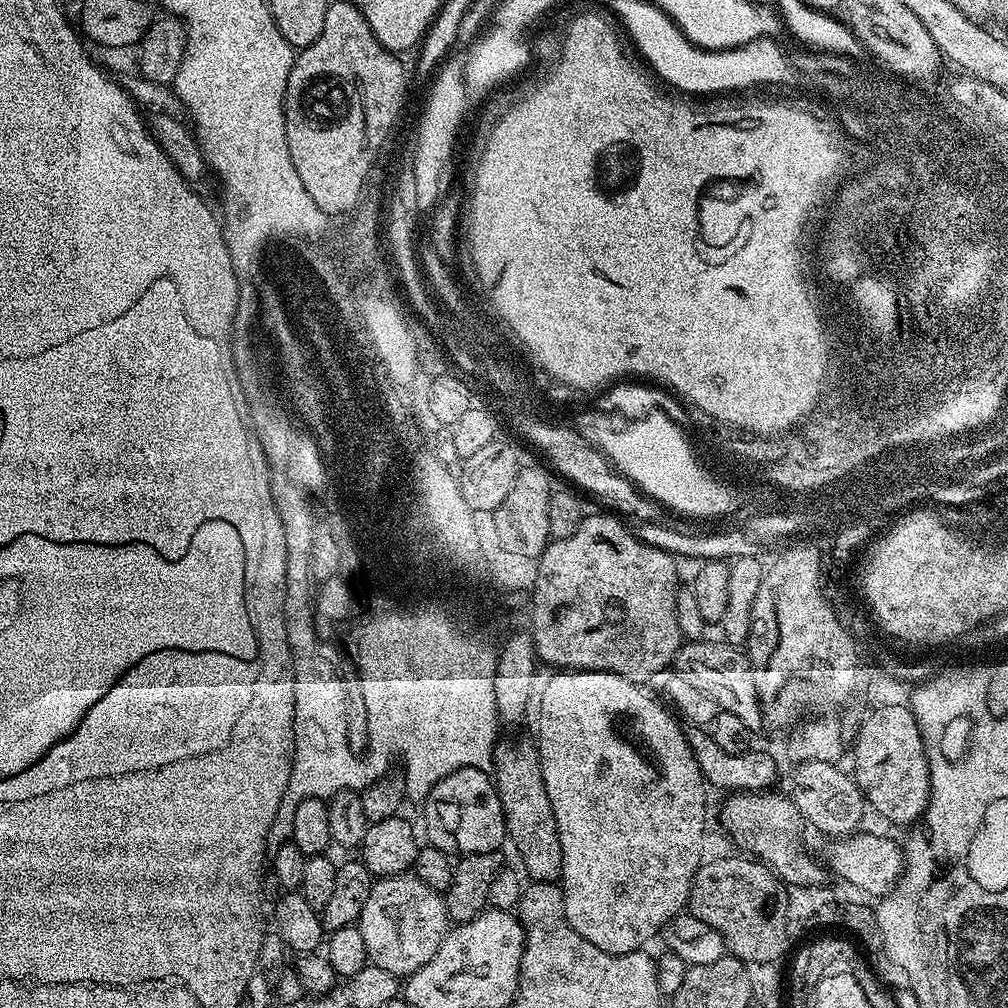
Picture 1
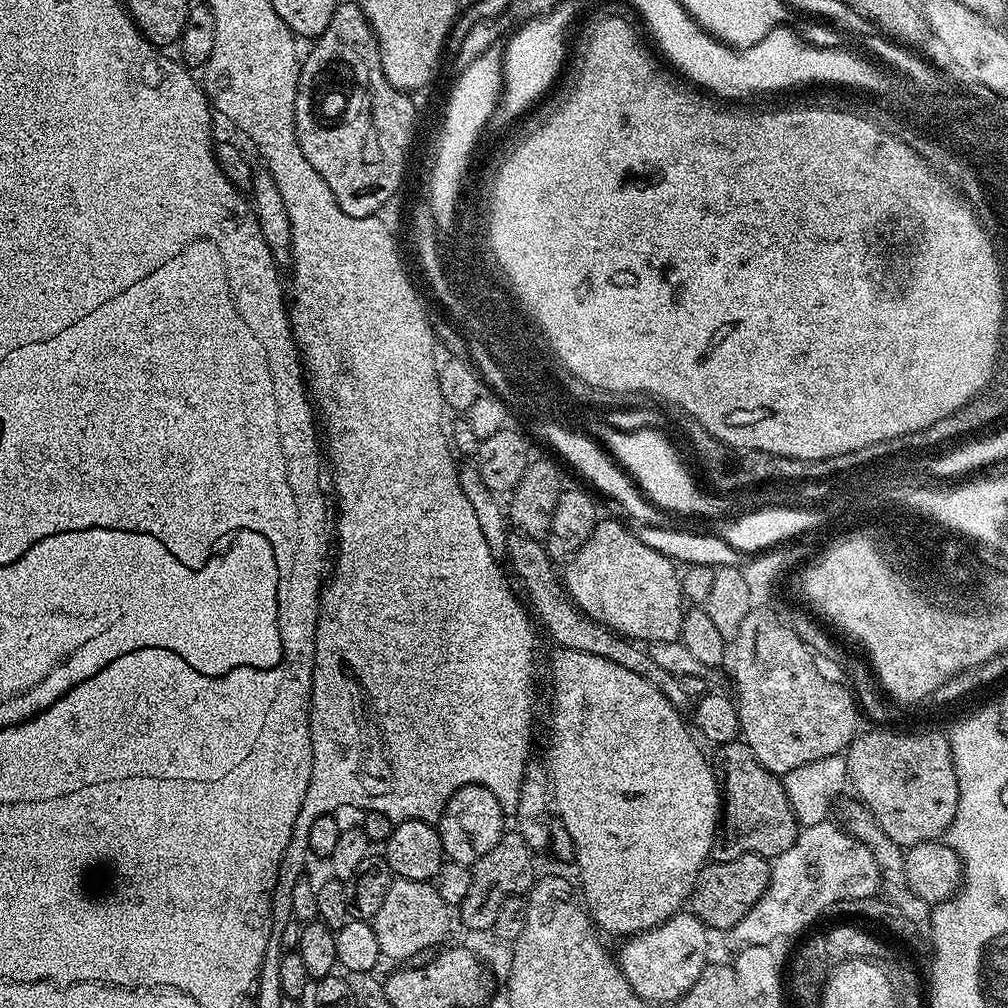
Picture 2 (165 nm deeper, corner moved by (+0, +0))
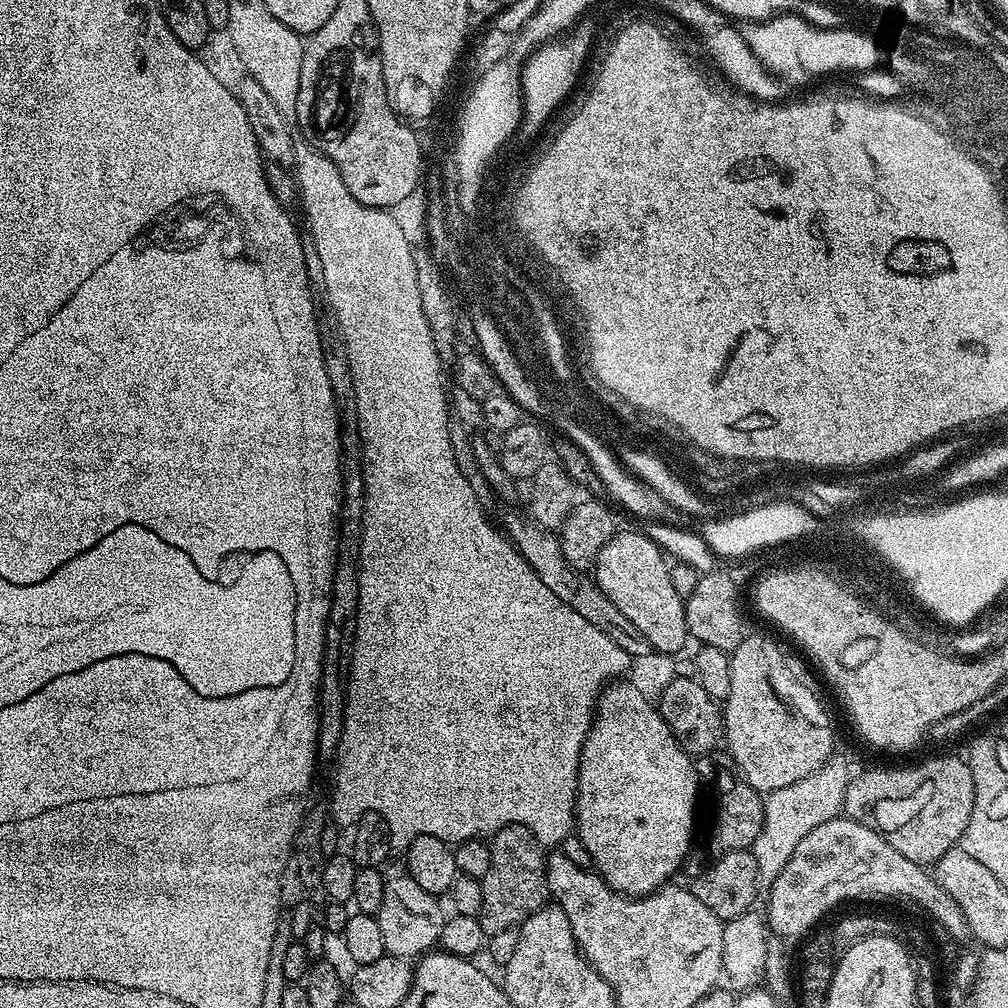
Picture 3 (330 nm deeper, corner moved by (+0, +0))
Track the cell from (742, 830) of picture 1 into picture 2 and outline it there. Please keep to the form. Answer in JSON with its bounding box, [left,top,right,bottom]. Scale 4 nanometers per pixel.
[714,738,798,862]

